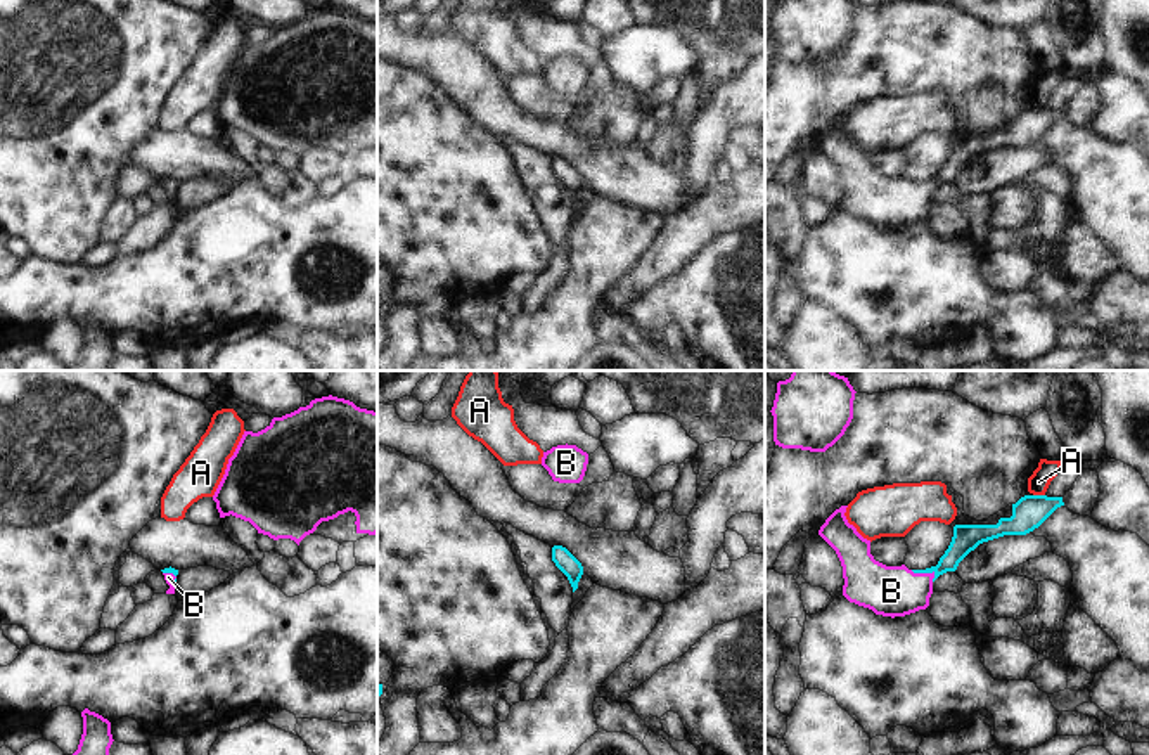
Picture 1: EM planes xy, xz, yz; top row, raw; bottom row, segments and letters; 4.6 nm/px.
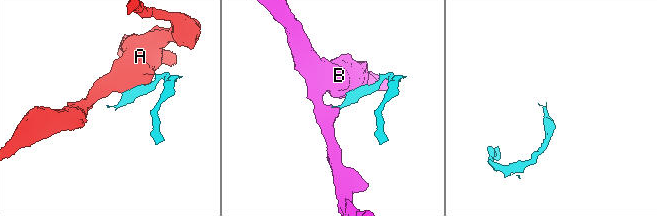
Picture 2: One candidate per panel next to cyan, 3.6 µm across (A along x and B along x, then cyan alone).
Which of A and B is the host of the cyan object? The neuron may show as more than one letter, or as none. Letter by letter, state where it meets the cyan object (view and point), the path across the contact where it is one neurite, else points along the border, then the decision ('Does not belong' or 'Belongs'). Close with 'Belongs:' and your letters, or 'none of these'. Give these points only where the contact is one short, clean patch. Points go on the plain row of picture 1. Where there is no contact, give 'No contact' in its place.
A: Touches cyan at yz (1039, 108). Boundary: yz (1033, 106), (1044, 108). Does not belong
B: Touches cyan at yz (923, 184). Path across: yz (964, 151), (938, 182), (923, 184), (904, 203), (892, 203). Belongs
Belongs: B

